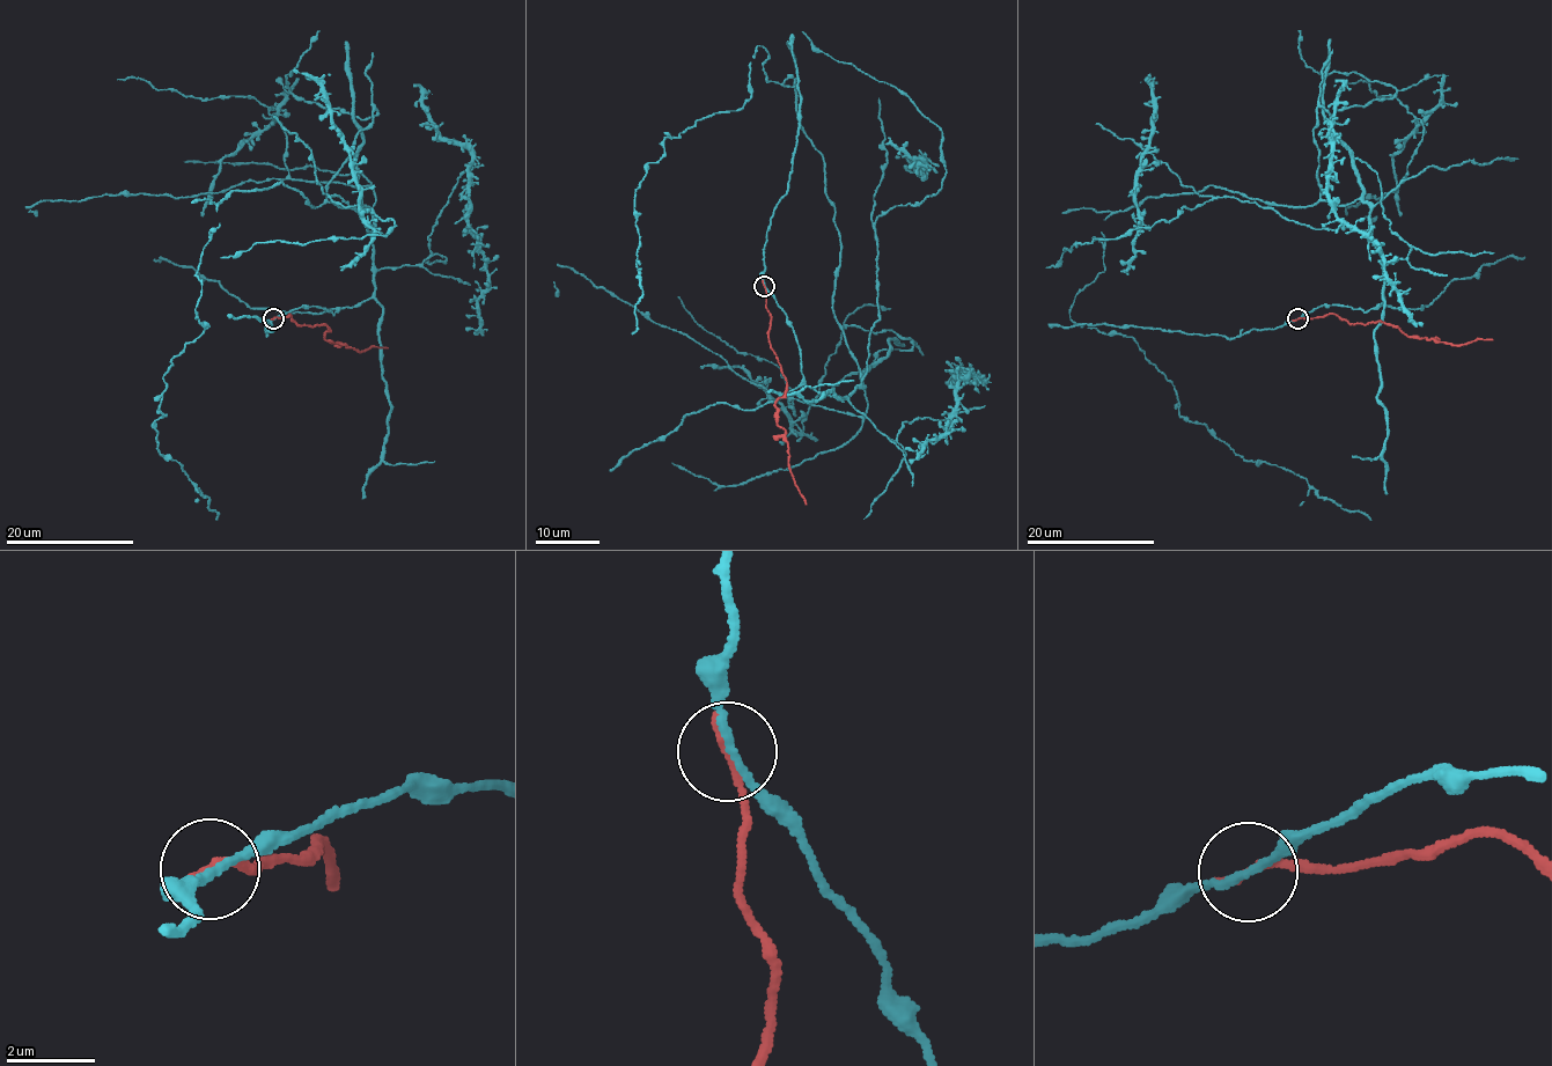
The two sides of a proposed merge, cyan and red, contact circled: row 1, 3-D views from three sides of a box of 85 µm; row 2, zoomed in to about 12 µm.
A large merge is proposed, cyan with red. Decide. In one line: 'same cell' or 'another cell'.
another cell

